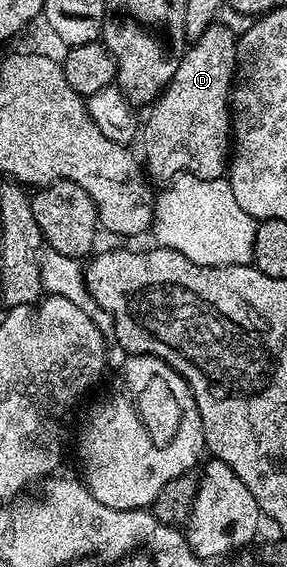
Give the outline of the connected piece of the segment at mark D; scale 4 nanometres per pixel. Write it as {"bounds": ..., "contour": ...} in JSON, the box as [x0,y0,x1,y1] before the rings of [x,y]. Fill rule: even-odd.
{"bounds":[145,24,237,183],"contour":[[[212,24],[205,33],[197,39],[194,39],[186,47],[185,53],[180,57],[179,67],[177,72],[173,72],[173,76],[167,82],[167,87],[160,93],[159,97],[155,99],[151,109],[151,119],[145,122],[145,130],[147,126],[147,162],[145,158],[145,170],[152,179],[155,178],[159,182],[166,183],[181,174],[191,174],[193,177],[203,179],[223,178],[225,171],[229,166],[229,151],[233,146],[233,131],[231,128],[231,107],[229,105],[231,100],[231,88],[233,79],[235,77],[235,43],[237,41],[236,31],[231,31],[227,26],[219,26],[220,24]]]}

